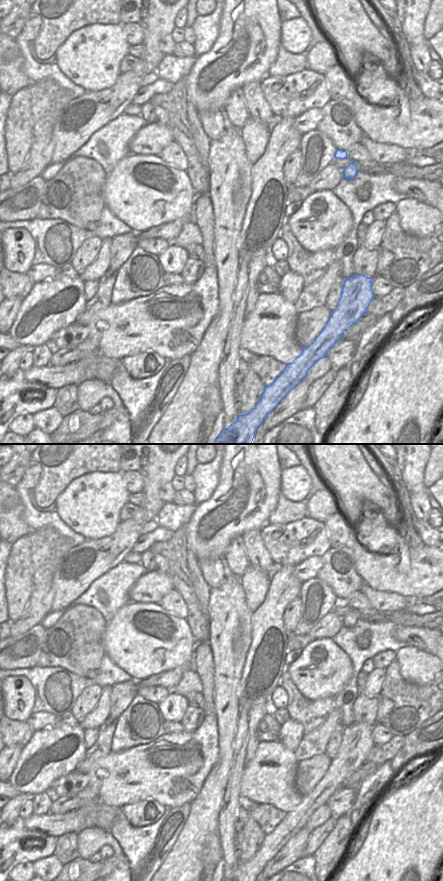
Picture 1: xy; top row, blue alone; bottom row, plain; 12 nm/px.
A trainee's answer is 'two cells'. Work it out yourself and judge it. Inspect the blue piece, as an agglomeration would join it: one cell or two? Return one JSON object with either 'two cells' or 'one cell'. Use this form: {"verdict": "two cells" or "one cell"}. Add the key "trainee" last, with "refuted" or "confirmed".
{"verdict": "two cells", "trainee": "confirmed"}

